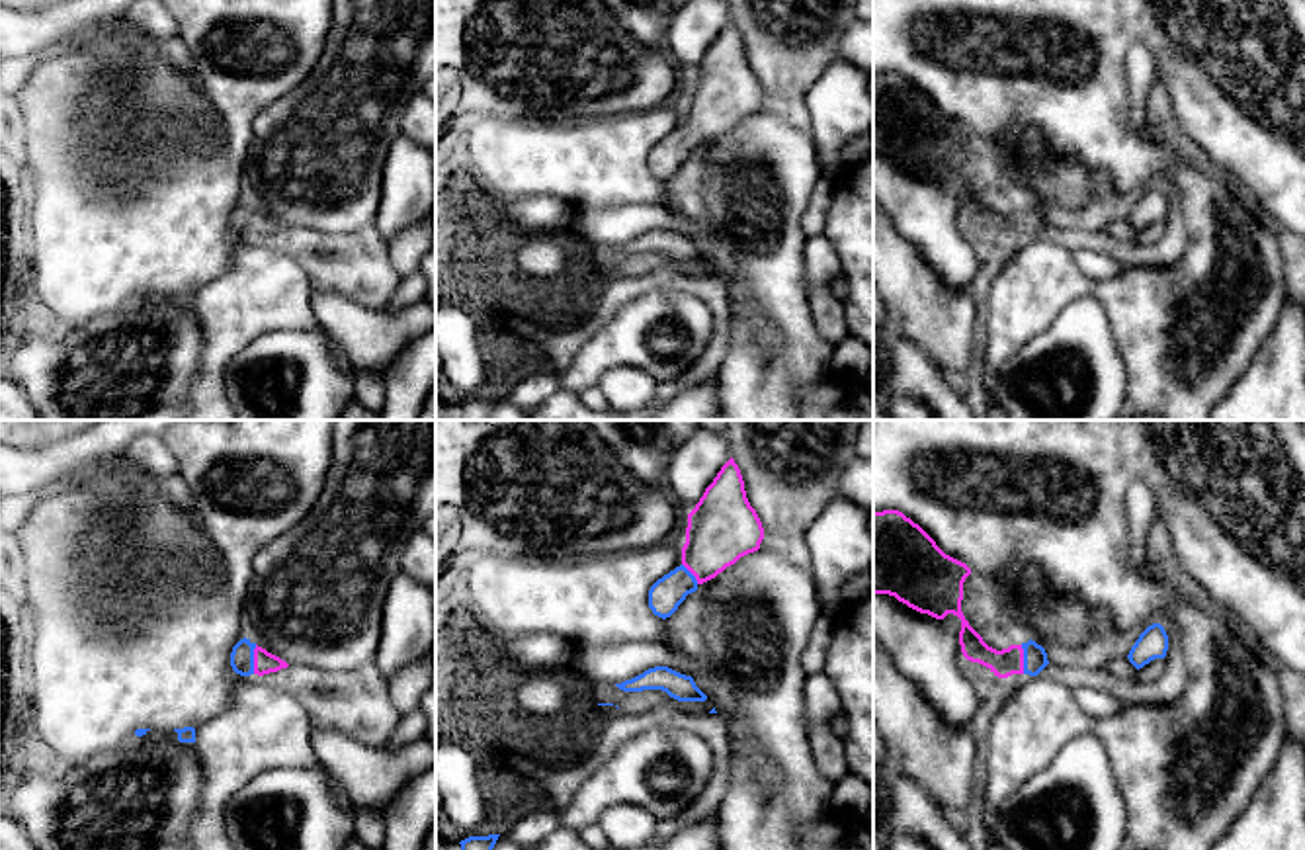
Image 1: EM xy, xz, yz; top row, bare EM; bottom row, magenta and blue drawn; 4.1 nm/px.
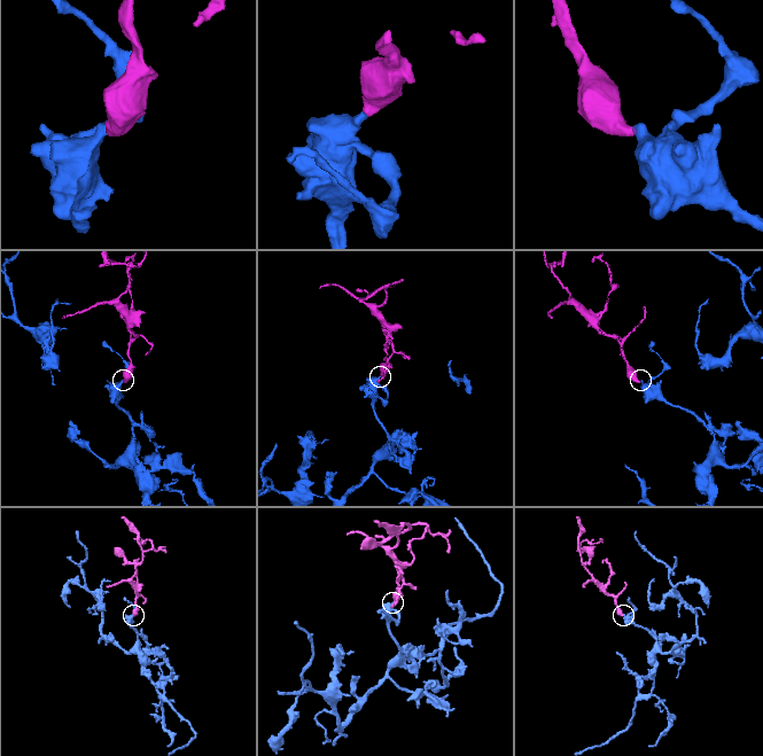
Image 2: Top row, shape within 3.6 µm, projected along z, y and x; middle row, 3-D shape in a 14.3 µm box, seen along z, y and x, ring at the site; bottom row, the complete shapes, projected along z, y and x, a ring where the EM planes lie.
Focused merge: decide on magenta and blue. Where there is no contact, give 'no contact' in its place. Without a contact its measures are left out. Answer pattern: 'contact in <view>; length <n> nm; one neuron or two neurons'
contact in xy; length 120 nm; one neuron

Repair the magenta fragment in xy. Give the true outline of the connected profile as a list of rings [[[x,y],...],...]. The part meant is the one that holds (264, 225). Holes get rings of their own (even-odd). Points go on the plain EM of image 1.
[[[244,199],[232,209],[231,229],[240,238],[264,238],[289,227]]]

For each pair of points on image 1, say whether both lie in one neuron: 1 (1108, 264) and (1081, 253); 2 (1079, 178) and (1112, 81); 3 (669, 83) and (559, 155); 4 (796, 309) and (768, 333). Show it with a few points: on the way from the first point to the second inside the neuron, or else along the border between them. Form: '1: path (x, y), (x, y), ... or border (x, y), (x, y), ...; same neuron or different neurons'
1: path (1102, 264), (1087, 256); same neuron
2: border (1042, 143), (1093, 169), (1110, 192); different neurons
3: border (673, 100), (647, 110), (583, 118); different neurons
4: border (762, 319), (757, 342), (770, 358); different neurons

